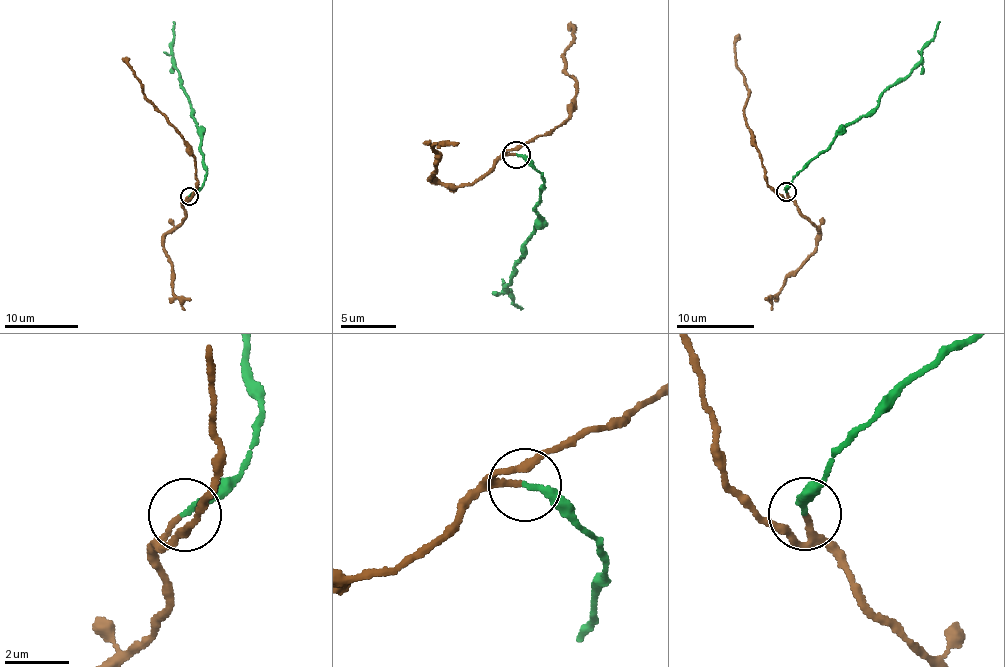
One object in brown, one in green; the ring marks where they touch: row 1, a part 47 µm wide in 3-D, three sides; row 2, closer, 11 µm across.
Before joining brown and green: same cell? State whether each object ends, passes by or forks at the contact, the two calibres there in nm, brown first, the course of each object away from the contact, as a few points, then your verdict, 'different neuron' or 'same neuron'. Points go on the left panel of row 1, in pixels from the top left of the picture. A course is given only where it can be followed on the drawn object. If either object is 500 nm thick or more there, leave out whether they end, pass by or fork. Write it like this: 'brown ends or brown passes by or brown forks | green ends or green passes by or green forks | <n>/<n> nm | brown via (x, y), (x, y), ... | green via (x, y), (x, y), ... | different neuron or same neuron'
brown ends | green ends | 160/200 nm | brown via (188, 195), (189, 200), (195, 190), (196, 161), (191, 146), (146, 99), (134, 71), (122, 57) | green via (190, 195), (202, 186), (207, 172), (200, 149), (200, 136), (175, 64), (174, 22) | same neuron

